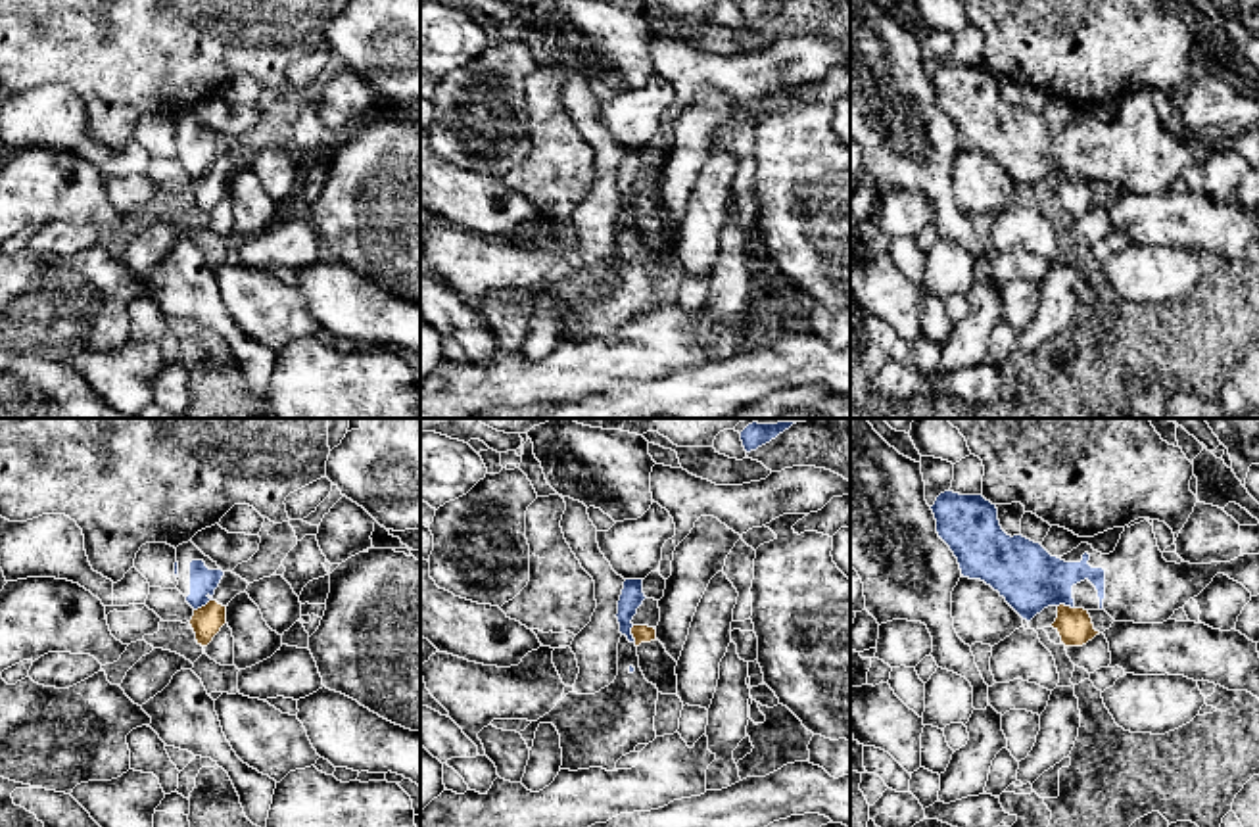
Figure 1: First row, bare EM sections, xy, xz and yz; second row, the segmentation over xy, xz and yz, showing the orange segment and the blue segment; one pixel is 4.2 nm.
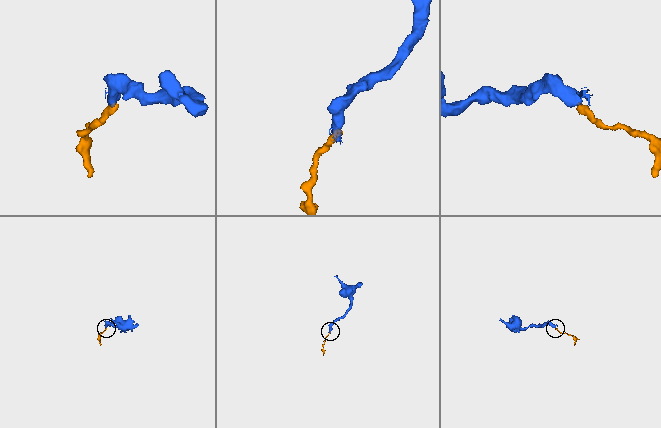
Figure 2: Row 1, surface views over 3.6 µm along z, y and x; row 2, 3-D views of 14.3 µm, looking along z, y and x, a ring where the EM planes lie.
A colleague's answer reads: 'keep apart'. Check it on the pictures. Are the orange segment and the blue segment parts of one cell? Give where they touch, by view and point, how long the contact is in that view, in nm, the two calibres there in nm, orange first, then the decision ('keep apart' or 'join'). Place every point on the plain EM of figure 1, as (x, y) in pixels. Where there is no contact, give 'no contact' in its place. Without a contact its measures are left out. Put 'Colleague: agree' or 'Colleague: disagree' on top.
Colleague: agree
meets orange in xy at (202, 177); contact 90 nm long; 130 nm thick on the orange side, 120 nm on the other; keep apart

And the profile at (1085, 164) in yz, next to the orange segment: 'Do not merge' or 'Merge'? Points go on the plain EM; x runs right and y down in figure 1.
Do not merge

